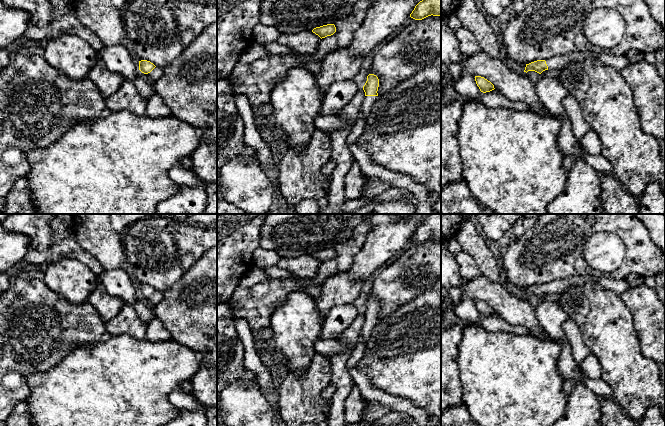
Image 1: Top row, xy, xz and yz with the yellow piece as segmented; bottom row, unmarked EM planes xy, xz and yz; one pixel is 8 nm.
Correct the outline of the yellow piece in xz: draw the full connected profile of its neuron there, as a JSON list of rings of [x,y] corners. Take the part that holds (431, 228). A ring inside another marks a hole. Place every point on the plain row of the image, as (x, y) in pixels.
[[[430,214],[410,238],[415,244],[422,244],[428,240],[441,240],[441,214]]]

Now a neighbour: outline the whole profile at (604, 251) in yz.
[[[613,232],[593,234],[584,245],[587,263],[597,271],[609,274],[617,270],[625,260],[626,246]]]

